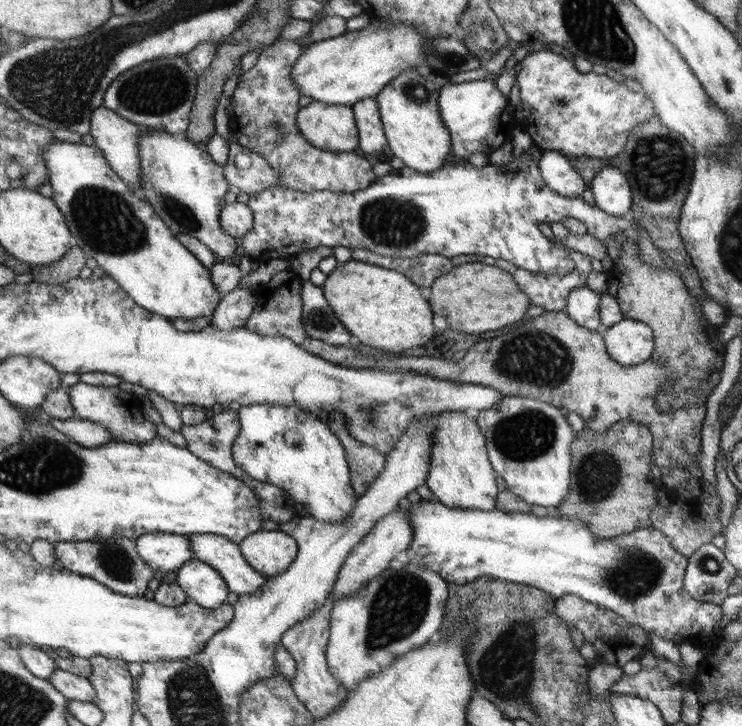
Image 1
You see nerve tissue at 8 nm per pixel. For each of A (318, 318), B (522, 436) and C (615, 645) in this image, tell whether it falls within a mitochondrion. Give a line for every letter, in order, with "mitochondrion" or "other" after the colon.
A: mitochondrion
B: mitochondrion
C: other

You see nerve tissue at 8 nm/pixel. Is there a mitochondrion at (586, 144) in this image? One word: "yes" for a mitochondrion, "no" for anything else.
no

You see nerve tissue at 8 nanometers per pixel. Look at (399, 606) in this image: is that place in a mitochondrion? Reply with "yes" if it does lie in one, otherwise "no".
yes

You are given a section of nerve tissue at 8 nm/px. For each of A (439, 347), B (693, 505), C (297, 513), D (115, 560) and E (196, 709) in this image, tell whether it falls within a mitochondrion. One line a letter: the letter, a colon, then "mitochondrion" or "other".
A: other
B: other
C: other
D: mitochondrion
E: mitochondrion

